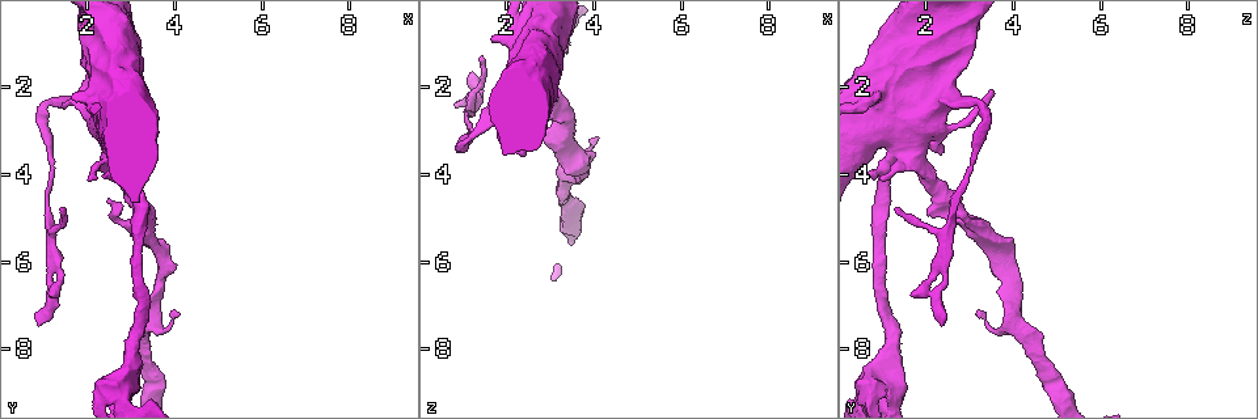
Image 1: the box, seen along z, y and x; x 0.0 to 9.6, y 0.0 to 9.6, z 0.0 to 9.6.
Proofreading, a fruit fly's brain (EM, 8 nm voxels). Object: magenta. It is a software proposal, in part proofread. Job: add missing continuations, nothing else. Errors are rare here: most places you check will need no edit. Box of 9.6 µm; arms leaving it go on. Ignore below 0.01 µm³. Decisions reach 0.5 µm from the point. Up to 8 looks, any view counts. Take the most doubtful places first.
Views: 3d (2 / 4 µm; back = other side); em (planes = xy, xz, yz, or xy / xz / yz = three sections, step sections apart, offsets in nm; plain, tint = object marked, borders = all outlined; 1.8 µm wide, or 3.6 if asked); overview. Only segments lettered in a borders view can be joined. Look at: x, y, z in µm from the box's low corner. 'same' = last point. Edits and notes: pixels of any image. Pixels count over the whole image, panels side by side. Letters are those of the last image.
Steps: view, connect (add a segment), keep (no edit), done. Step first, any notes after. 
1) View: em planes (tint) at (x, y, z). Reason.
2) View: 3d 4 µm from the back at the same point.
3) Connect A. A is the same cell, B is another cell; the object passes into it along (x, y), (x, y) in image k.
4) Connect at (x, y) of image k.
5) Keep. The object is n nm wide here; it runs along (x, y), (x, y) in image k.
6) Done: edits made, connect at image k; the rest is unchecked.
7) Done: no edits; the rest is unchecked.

View: em yz step 4 (borders) at (0.85, 7.40, 2.30). An open end.

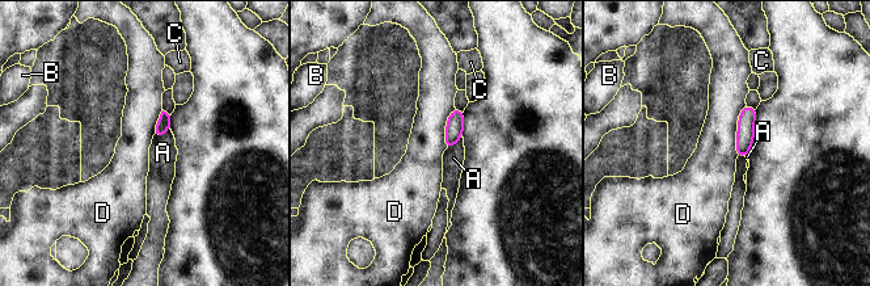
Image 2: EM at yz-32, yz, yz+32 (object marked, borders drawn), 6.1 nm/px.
View: em planes (borders) at the same point. Another direction.

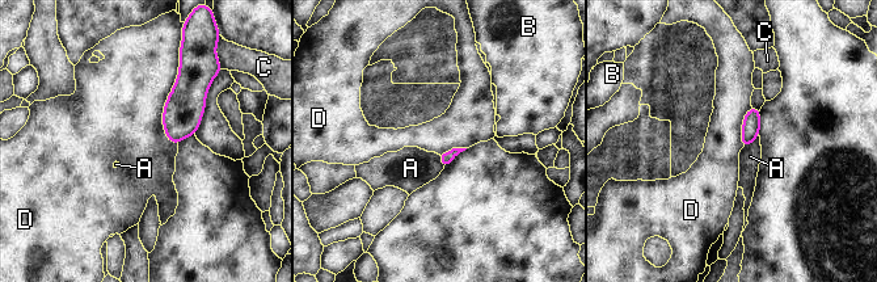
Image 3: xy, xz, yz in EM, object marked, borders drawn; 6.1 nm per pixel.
Keep. A, B, C and D are other cells; a border runs along (180, 62), (163, 113), (172, 144) in image 3; no lettered segment goes on from it.

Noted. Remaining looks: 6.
View: 3d 4 µm at (1.65, 2.25, 0.95). Stops while still wide.

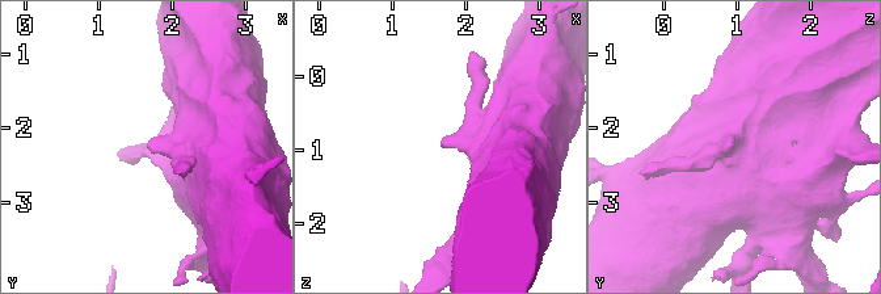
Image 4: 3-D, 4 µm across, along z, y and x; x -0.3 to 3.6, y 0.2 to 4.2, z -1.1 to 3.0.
View: em planes (plain) at (1.65, 2.30, 0.90).

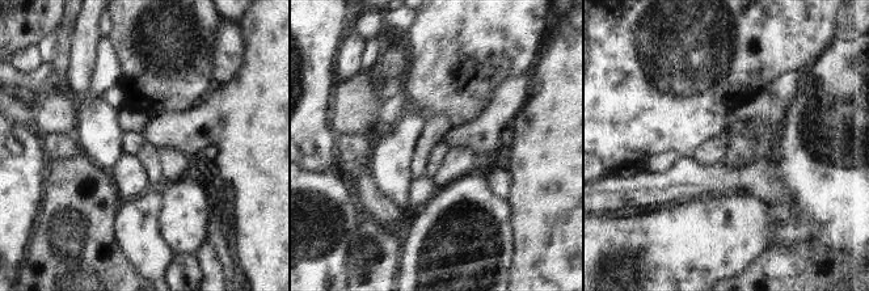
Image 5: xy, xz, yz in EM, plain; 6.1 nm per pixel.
View: em planes (borders) at the same point. See the neighbours.

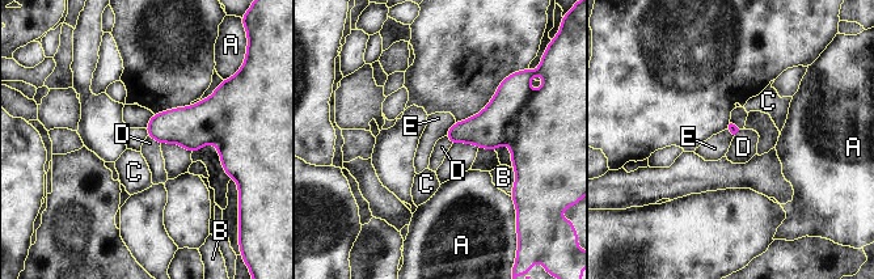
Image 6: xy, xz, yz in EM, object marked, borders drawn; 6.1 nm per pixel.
Keep. A, B, C, D and E are other cells; no lettered segment goes on from it.

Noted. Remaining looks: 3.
View: em planes (borders) at (3.45, 5.55, 4.05). Thick end.

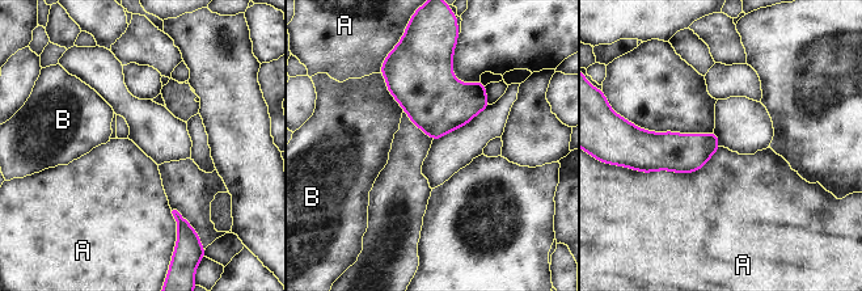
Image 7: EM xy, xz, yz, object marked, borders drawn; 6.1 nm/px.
Keep. A and B are other cells; none of them fits.

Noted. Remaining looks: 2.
View: em xz step 8 (tint) at (4.05, 7.20, 3.15). Thin end.

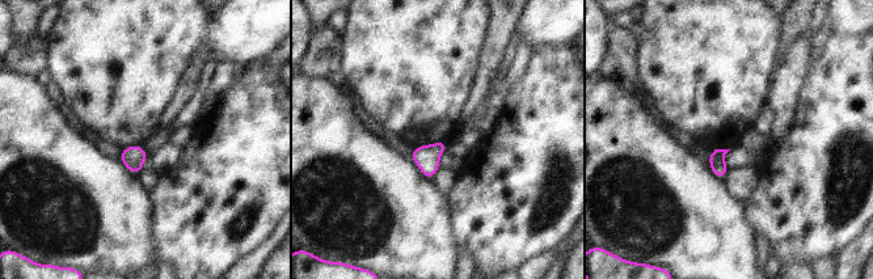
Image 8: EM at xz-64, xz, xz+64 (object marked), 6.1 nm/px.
View: em planes (borders) at the same point.

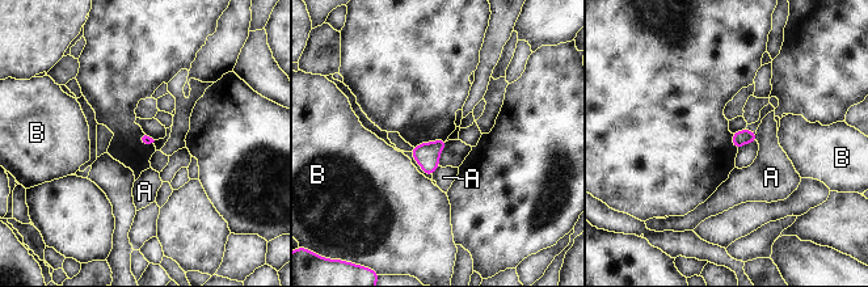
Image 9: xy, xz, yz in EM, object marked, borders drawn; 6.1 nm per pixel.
Keep. The longest contact is with A, 70 nm; A and B are other cells; a border runs along (755, 133), (758, 142) in image 9; no lettered segment goes on from it.

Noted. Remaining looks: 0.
Done: no edits; the rest is unchecked.

